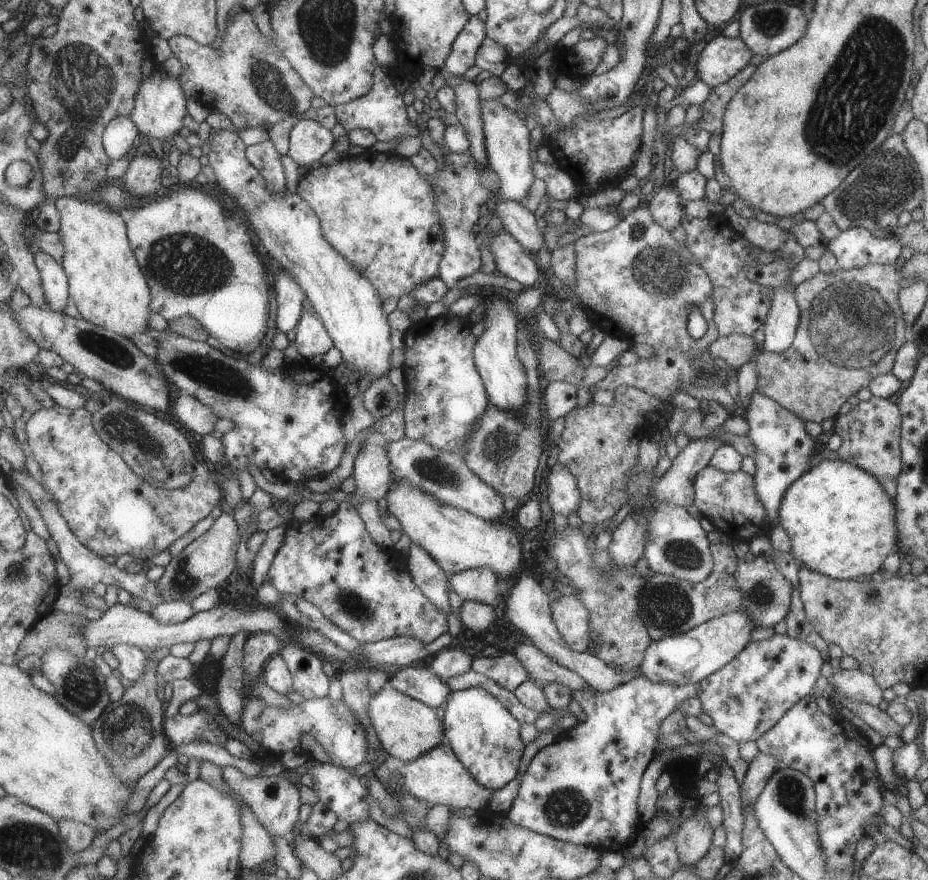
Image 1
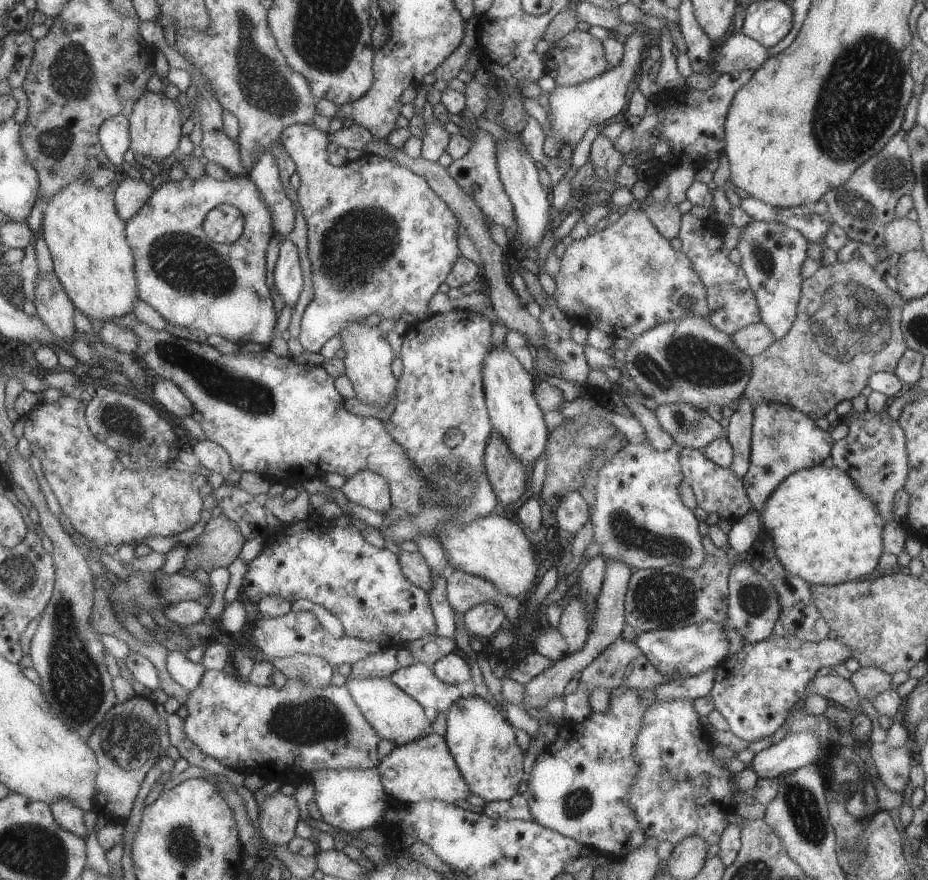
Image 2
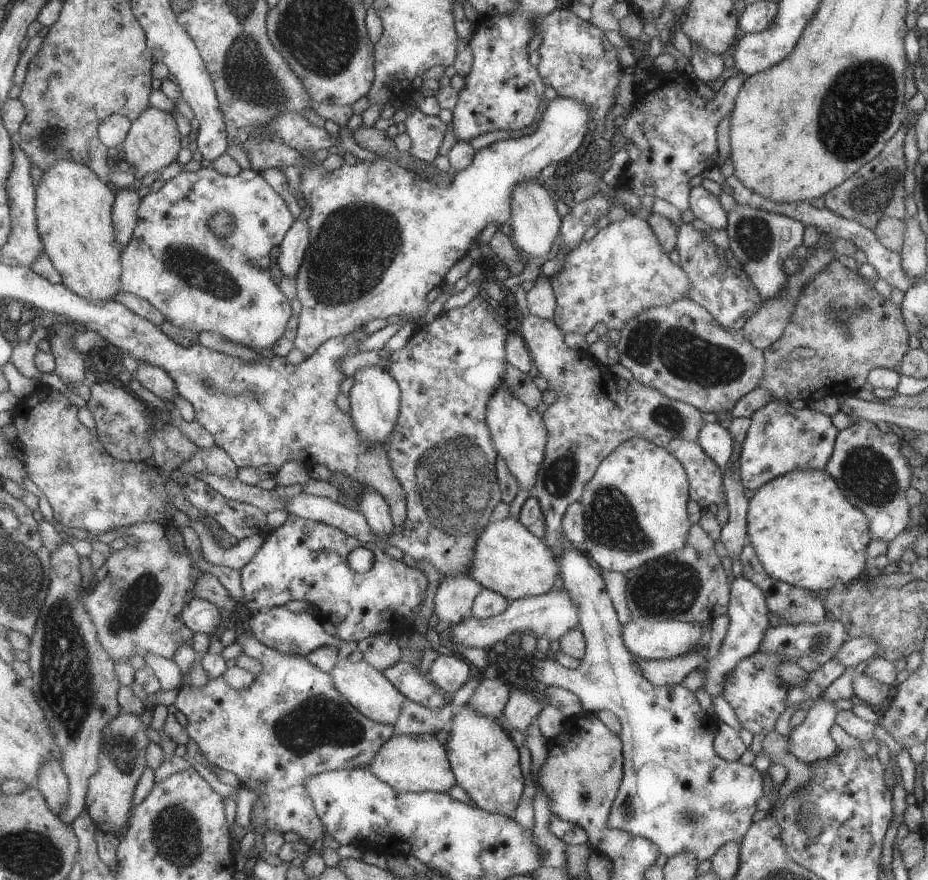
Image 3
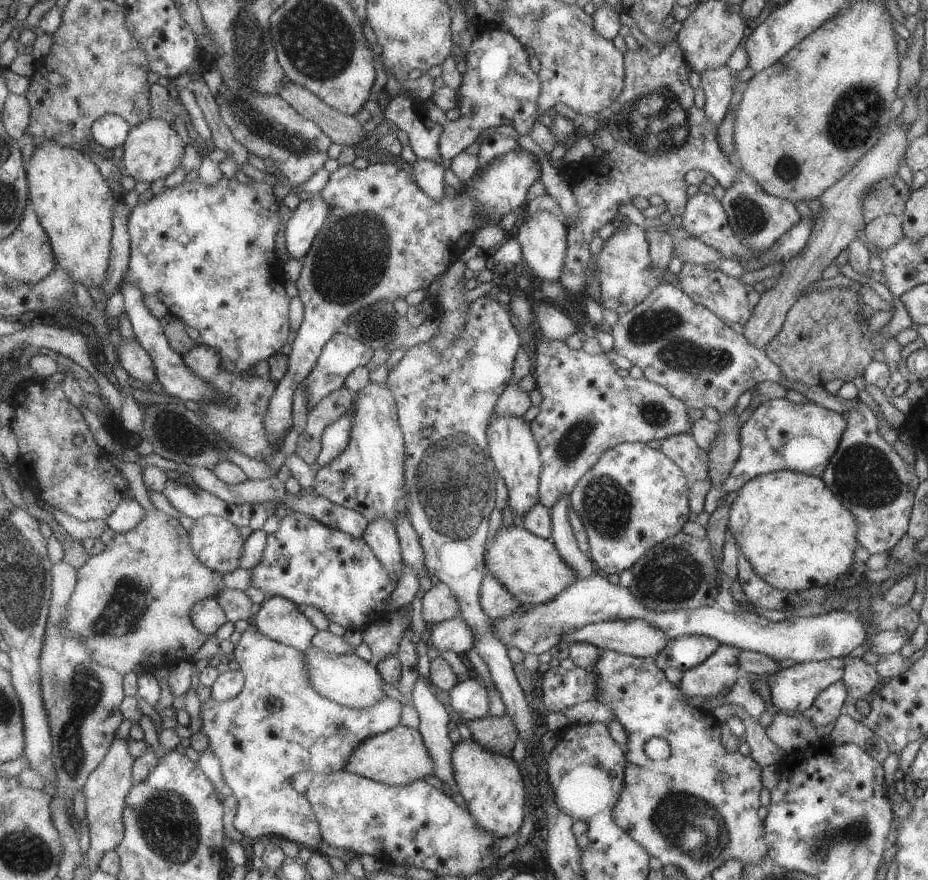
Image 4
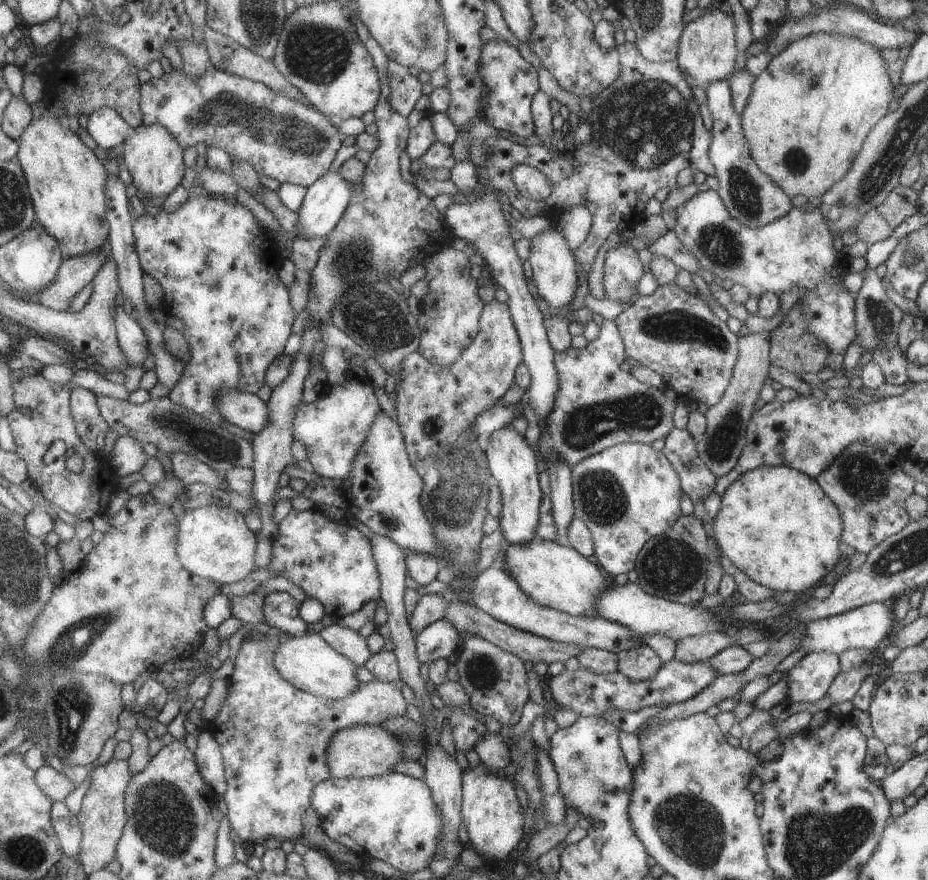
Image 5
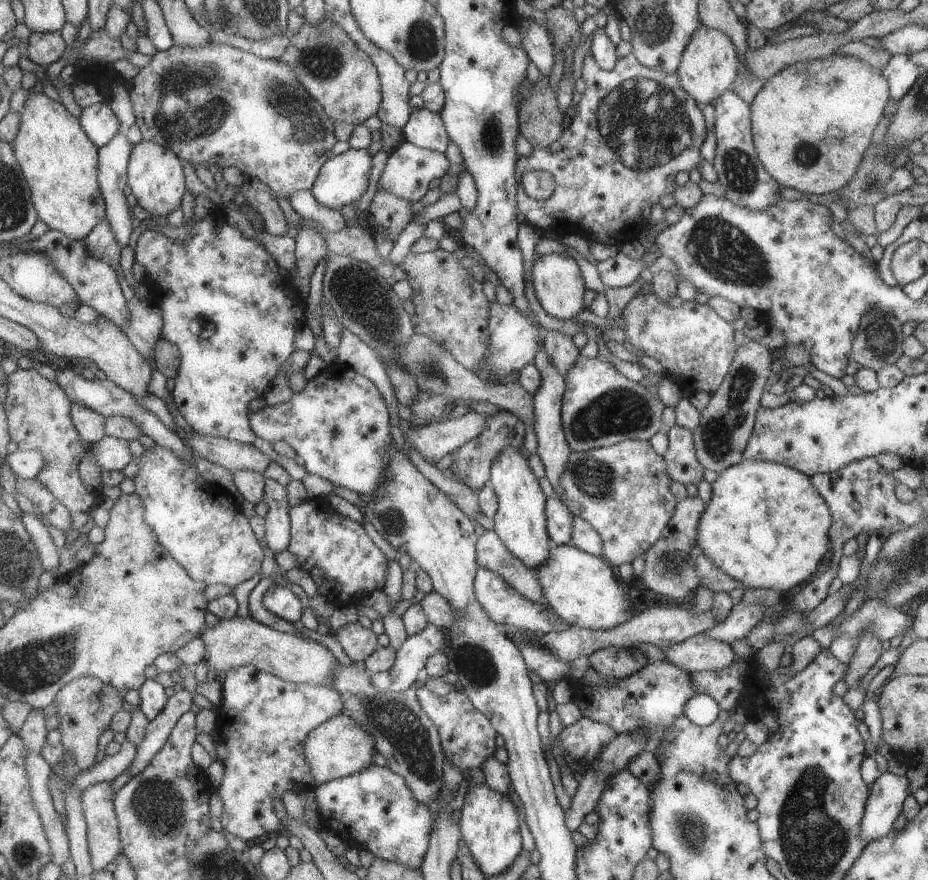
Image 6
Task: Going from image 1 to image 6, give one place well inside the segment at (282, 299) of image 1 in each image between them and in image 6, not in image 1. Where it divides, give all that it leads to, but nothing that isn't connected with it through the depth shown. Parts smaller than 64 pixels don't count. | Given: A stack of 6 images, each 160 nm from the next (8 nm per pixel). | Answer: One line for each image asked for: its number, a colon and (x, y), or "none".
2: (287, 276)
3: (292, 248)
4: (301, 228)
5: (325, 200)
6: (342, 178)

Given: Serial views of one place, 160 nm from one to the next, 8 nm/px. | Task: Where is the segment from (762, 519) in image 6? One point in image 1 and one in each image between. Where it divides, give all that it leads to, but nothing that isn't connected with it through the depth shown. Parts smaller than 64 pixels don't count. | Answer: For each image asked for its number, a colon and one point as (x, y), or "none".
1: (840, 522)
2: (824, 530)
3: (804, 531)
4: (796, 534)
5: (775, 524)

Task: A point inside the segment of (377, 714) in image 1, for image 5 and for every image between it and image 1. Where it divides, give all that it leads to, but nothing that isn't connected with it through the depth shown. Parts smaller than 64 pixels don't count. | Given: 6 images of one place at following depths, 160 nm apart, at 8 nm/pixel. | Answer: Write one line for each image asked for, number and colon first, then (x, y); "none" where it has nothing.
2: (393, 714)
3: (360, 685)
4: (348, 680)
5: (306, 661)

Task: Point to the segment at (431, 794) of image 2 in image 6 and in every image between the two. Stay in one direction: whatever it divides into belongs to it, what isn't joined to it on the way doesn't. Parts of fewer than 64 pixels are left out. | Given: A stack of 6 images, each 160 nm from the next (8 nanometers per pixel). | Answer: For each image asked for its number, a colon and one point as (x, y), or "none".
3: (407, 763)
4: (397, 757)
5: (360, 751)
6: (339, 747)

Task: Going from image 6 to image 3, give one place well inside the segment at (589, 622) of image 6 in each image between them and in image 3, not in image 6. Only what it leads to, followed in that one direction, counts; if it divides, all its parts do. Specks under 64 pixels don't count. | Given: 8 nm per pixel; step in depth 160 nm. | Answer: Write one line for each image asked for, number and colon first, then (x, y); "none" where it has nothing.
3: (507, 559)
4: (529, 567)
5: (553, 576)

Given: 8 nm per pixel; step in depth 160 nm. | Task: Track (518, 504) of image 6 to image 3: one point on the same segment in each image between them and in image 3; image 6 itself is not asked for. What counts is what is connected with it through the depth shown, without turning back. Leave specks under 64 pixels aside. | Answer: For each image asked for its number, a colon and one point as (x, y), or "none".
3: (518, 434)
4: (512, 448)
5: (511, 461)

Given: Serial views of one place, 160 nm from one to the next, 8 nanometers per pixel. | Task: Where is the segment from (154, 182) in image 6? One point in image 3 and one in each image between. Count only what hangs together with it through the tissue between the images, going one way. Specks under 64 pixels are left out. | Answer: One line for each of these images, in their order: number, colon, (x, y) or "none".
3: (154, 141)
4: (153, 150)
5: (154, 157)

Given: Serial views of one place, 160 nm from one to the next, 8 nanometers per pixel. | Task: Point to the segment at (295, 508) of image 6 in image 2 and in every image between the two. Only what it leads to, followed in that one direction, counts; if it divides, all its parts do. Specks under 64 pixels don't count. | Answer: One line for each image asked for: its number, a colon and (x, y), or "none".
2: (327, 562)
3: (301, 560)
4: (306, 562)
5: (331, 562)

